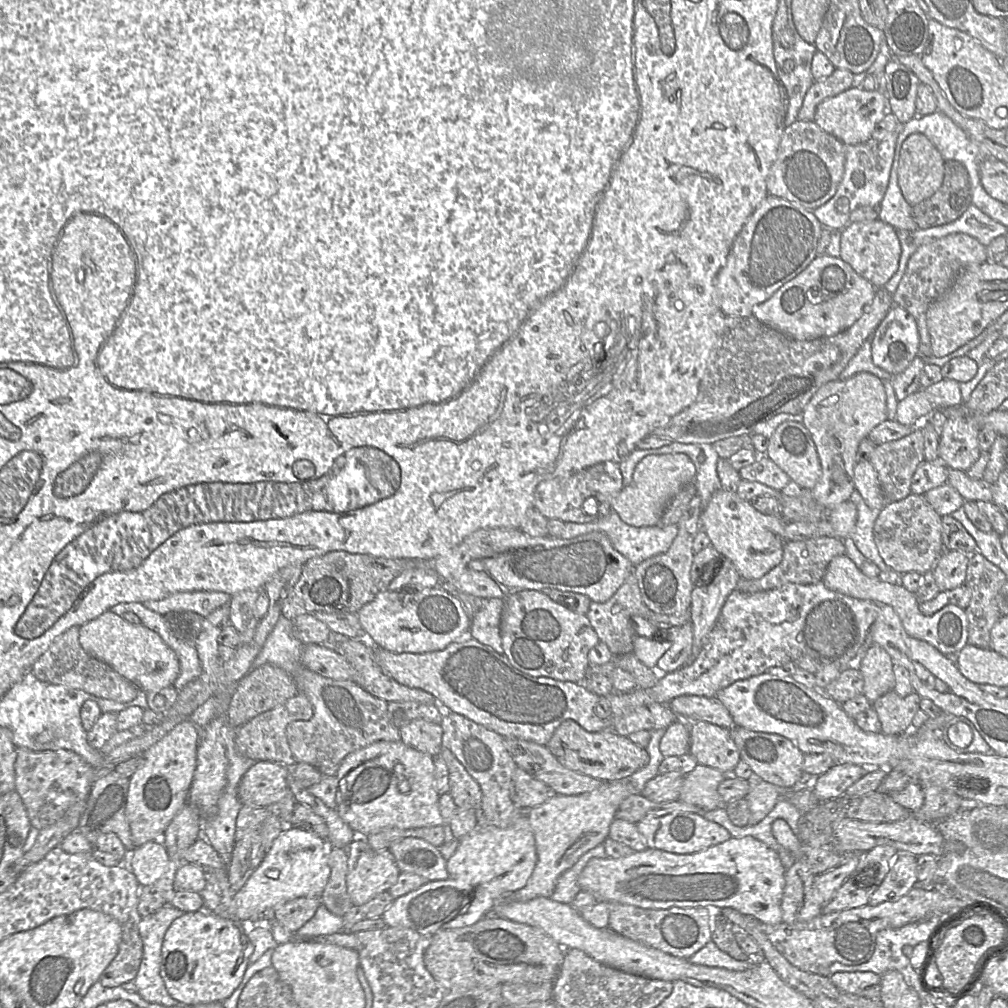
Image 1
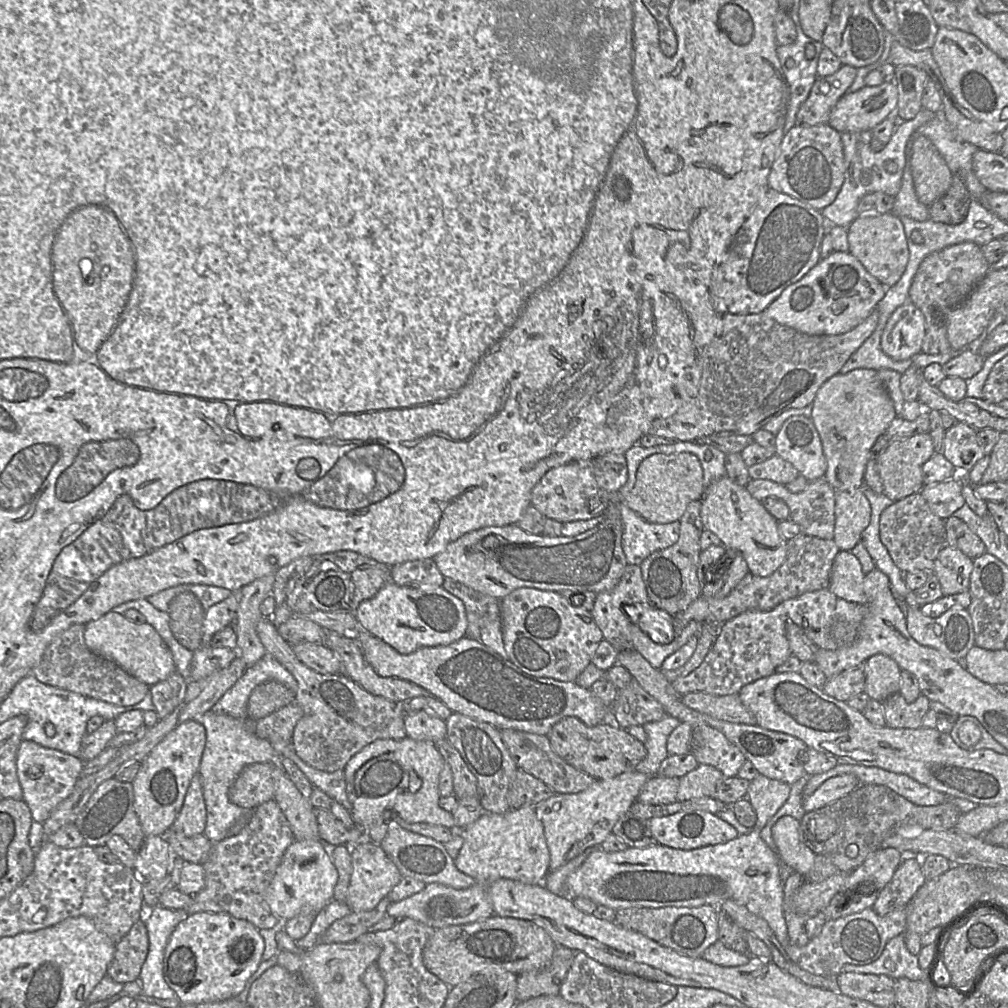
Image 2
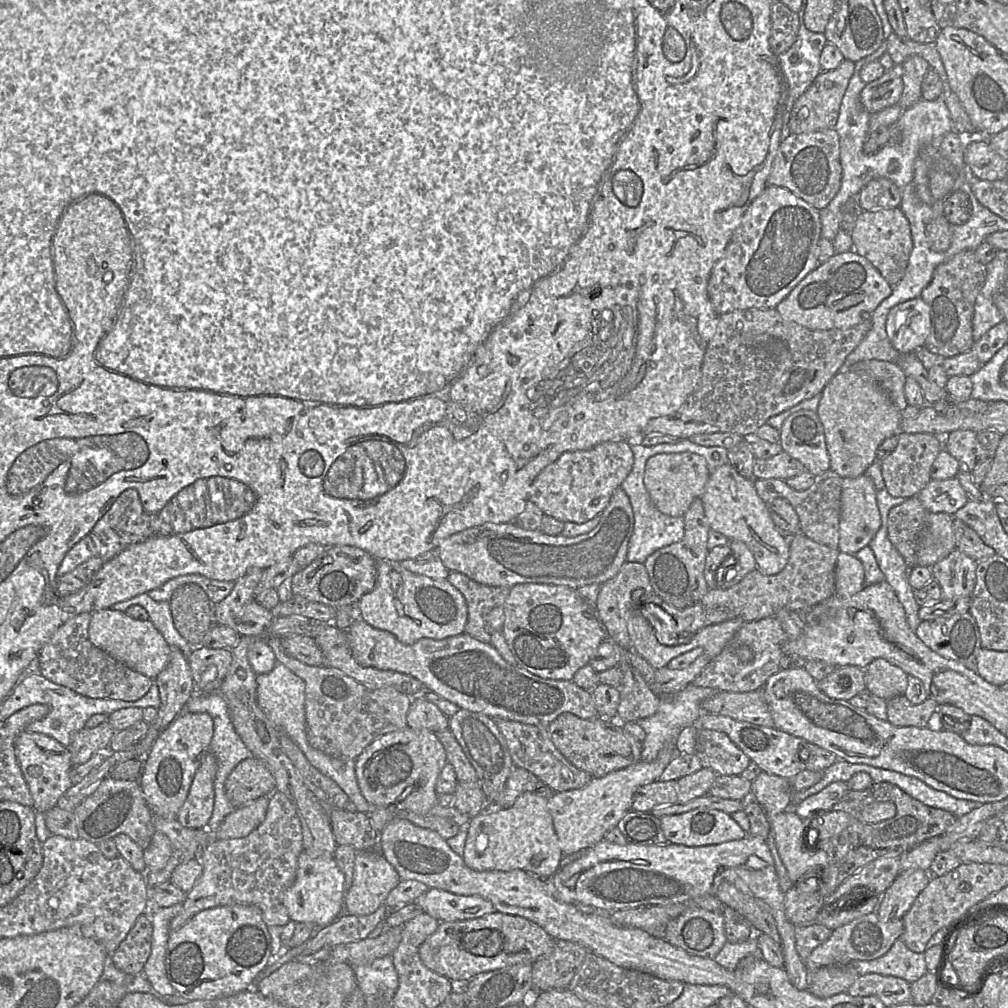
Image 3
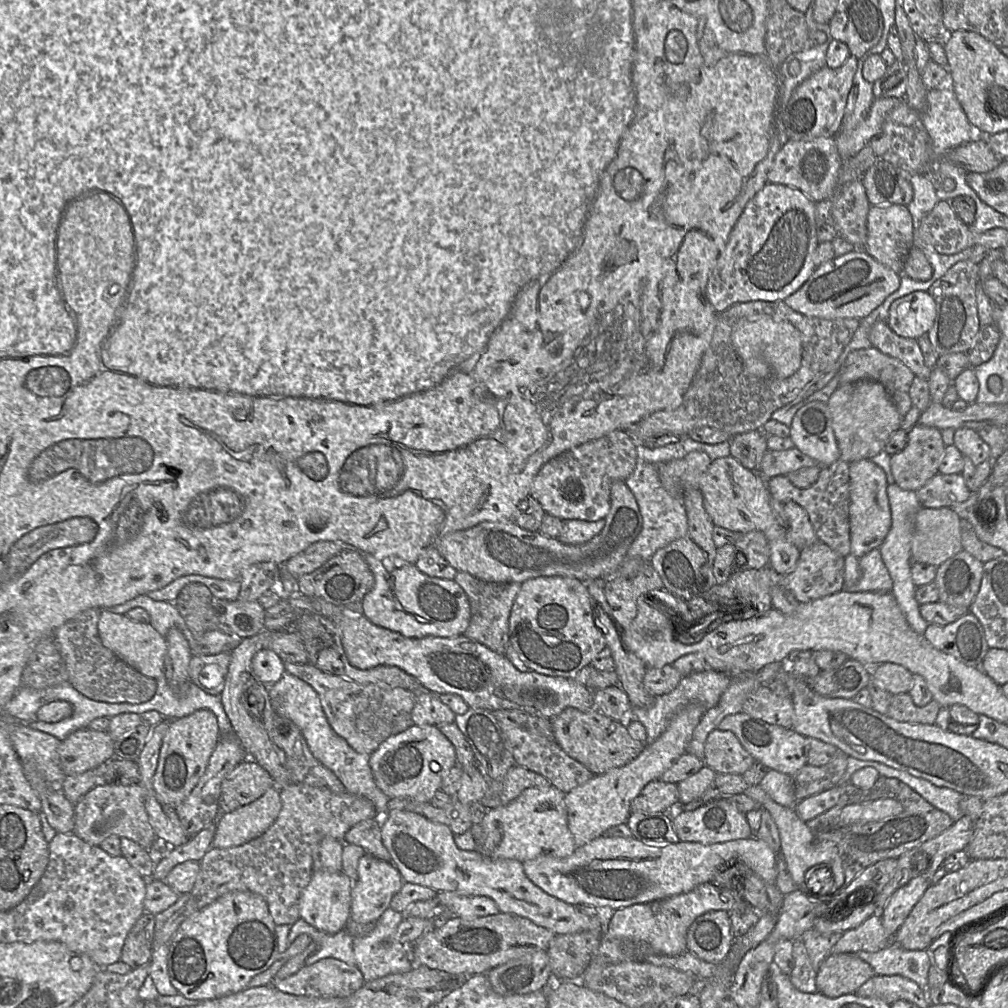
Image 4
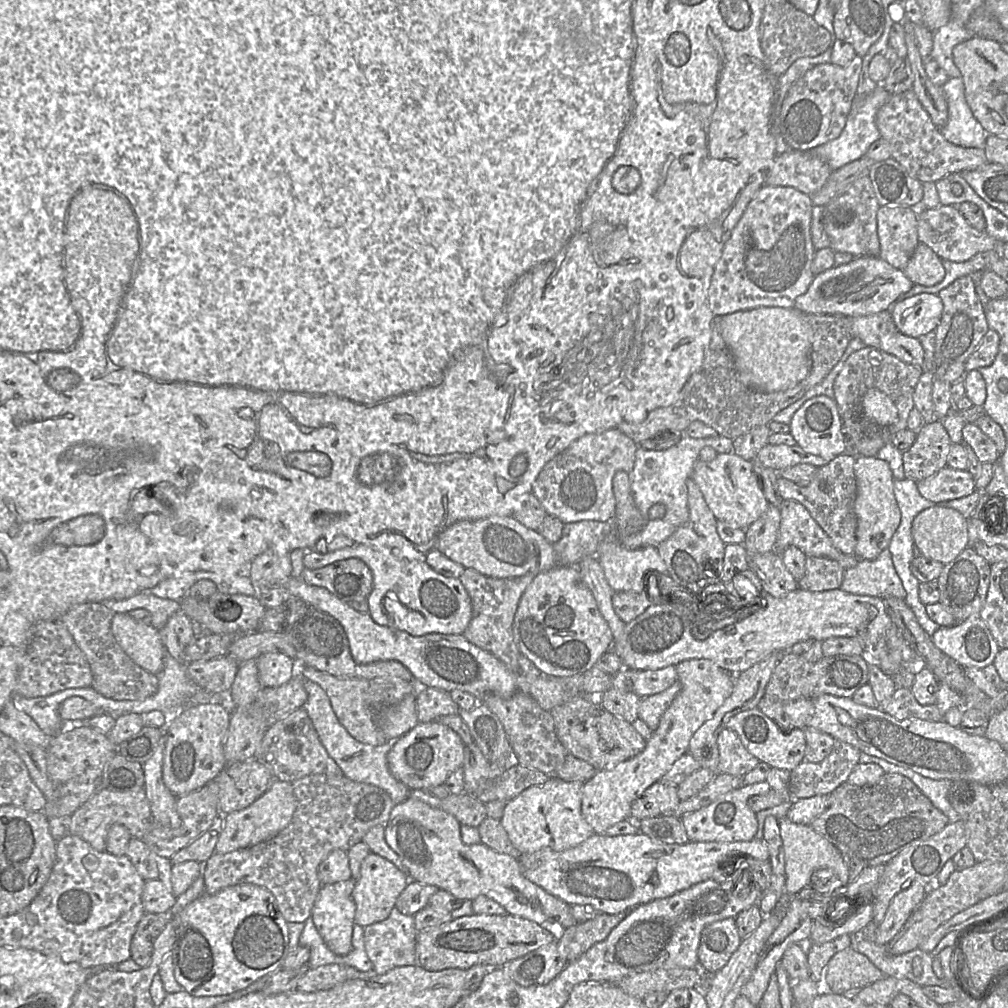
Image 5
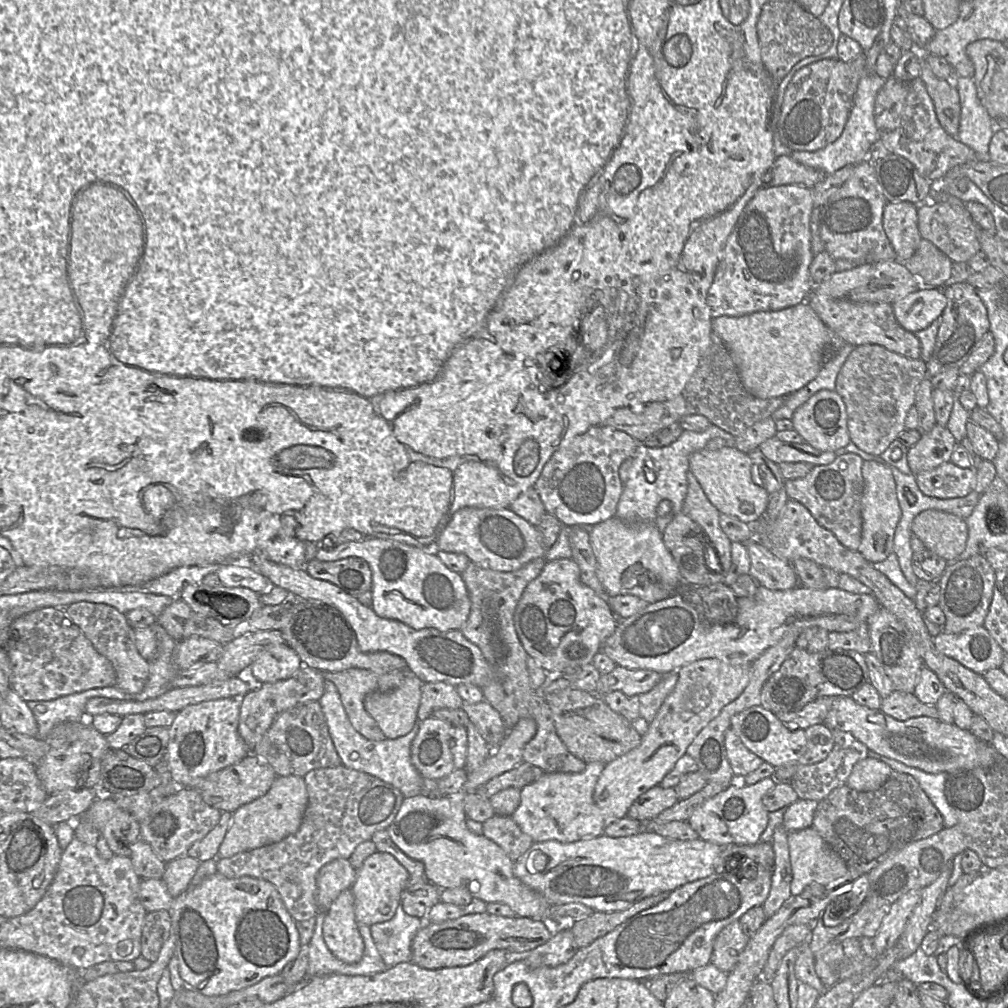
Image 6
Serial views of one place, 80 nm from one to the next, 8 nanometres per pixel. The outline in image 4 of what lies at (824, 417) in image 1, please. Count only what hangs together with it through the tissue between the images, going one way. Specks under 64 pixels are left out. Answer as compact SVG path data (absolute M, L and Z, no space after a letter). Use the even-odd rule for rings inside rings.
M874 380L839 385L826 403L841 460L852 463L881 452L890 436L902 427L902 418L885 388Z

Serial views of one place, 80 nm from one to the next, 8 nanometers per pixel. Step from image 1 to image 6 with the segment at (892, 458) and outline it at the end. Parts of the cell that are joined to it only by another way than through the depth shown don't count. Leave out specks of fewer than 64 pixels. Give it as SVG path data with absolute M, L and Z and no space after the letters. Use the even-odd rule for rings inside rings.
M936 424L929 432L923 433L920 440L907 452L907 462L915 476L930 471L950 461L957 441L944 426Z

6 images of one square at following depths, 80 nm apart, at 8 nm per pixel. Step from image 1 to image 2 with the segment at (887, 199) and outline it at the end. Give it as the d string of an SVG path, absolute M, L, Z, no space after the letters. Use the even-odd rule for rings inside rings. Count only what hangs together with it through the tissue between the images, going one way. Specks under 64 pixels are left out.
M910 153L907 155L902 185L899 192L895 195L895 201L891 212L898 217L906 216L917 221L929 219L929 206L918 200L914 190Z

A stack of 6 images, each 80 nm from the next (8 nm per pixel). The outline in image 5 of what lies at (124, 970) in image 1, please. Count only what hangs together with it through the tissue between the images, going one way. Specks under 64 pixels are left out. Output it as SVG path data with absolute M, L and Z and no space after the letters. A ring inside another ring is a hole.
M145 913L138 923L131 940L130 959L141 968L151 961L155 940L170 919L168 914Z

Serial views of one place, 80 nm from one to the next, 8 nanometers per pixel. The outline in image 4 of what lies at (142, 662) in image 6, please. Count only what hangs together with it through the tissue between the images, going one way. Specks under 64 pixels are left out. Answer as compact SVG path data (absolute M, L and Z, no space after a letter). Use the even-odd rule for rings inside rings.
M98 608L85 610L53 632L68 673L67 683L94 700L112 703L143 703L150 700L156 692L156 679L143 675L103 645L98 633L100 614L101 609Z

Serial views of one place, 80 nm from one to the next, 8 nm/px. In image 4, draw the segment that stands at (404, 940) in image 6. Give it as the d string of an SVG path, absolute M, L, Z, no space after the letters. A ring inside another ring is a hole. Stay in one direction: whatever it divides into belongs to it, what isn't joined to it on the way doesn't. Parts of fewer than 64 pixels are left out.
M392 908L385 910L371 931L353 938L355 966L362 973L365 982L370 982L391 974L401 974L415 968L413 961L413 944L404 944L396 940L396 931L405 917Z

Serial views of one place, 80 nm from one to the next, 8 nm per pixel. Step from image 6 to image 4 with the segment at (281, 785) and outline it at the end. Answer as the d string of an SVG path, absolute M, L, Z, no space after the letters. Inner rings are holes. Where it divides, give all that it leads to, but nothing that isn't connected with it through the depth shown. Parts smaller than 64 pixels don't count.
M273 786L258 799L223 814L217 821L212 846L239 846L260 836L275 822L281 808L280 788Z

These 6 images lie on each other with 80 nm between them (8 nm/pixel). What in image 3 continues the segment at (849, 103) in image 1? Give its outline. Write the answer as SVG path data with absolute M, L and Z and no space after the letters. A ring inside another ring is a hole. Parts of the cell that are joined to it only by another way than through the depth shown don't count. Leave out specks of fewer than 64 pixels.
M902 65L886 70L879 78L866 83L860 100L869 113L898 104L903 91Z

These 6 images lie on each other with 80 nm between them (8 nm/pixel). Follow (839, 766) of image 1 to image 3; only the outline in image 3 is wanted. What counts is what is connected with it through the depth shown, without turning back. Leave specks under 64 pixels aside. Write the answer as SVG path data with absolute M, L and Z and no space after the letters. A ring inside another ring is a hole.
M837 781L830 783L820 792L798 802L795 813L802 819L806 819L814 813L830 810L848 792L849 786L846 782Z

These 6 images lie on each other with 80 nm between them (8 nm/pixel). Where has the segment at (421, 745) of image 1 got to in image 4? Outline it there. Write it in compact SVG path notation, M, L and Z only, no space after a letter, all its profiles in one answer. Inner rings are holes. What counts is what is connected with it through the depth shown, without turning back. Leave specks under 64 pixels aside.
M421 691L417 694L411 718L416 726L437 726L441 723L453 723L456 714L441 700L439 695Z

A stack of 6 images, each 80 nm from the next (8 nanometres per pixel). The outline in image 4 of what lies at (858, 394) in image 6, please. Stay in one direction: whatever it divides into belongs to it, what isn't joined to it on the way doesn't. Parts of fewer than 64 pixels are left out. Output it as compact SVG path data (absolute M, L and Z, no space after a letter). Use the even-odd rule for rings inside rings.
M871 346L849 354L840 370L839 385L860 380L880 383L903 419L912 407L909 389L914 377L913 372L900 360Z

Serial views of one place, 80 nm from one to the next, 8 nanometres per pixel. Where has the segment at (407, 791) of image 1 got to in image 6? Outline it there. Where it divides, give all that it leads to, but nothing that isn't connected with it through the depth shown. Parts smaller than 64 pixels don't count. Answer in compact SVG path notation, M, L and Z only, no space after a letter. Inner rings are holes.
M429 717L420 722L419 731L411 745L411 761L423 778L438 781L454 770L465 768L467 750L468 735L464 726Z

